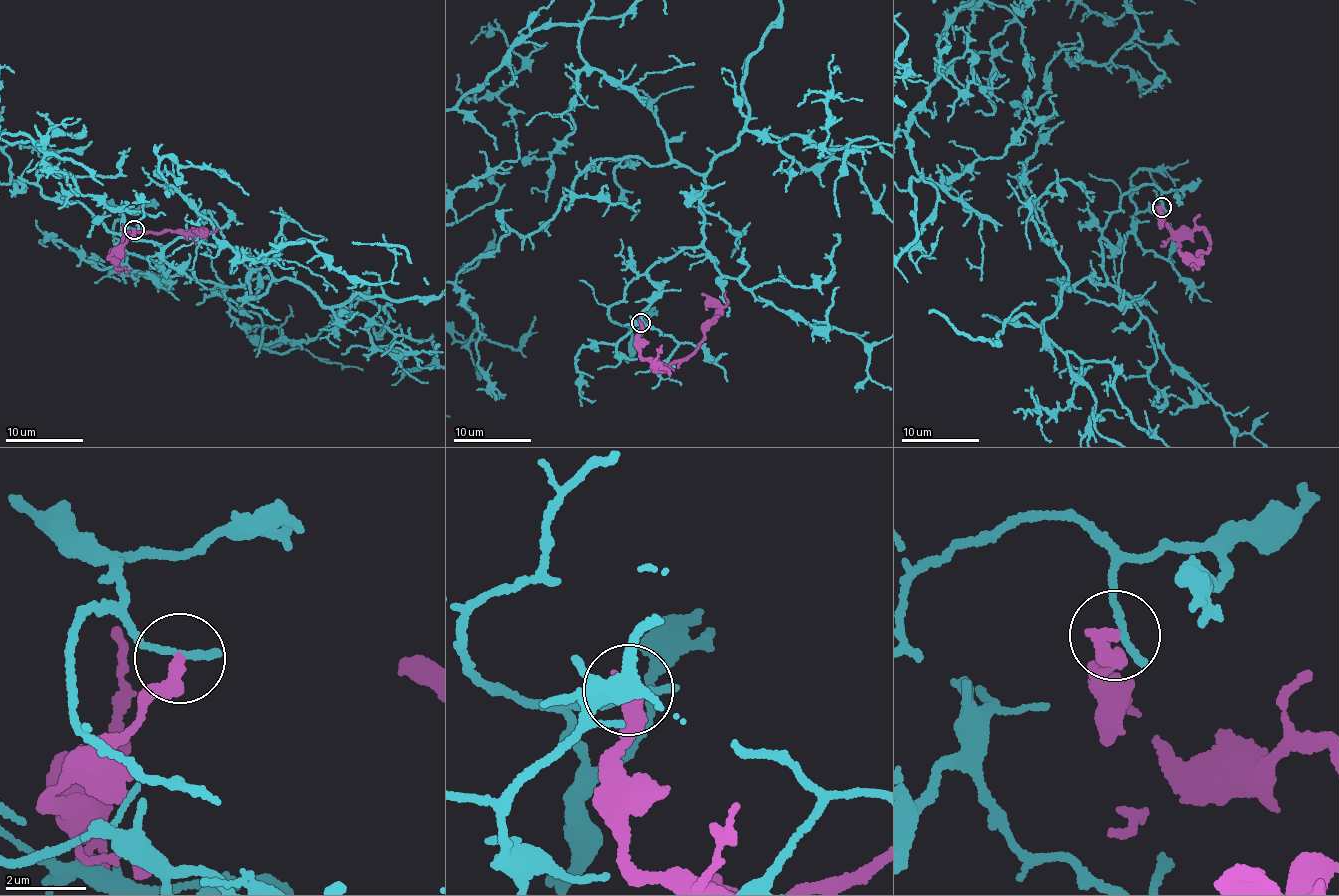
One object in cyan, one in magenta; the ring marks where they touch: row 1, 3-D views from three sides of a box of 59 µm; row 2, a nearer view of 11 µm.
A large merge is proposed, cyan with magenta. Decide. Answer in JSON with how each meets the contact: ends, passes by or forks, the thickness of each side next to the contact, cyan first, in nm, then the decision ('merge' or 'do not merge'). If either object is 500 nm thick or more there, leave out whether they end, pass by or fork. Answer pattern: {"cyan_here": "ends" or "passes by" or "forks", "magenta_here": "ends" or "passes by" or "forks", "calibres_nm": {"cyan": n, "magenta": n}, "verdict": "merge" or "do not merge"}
{"cyan_here": "ends", "magenta_here": "ends", "calibres_nm": {"cyan": 200, "magenta": 380}, "verdict": "do not merge"}

